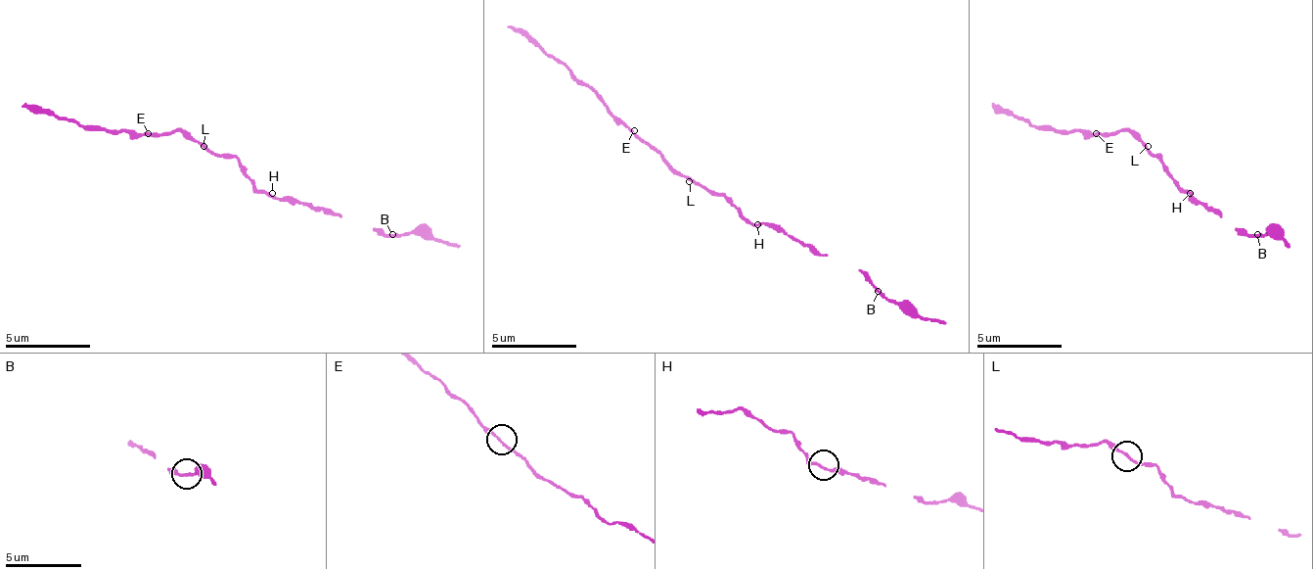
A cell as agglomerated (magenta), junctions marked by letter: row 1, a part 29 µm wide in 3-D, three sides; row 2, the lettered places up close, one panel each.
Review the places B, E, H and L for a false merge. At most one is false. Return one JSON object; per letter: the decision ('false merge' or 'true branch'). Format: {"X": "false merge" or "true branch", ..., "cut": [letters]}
{"B": "true branch", "E": "true branch", "H": "true branch", "L": "true branch", "cut": []}

